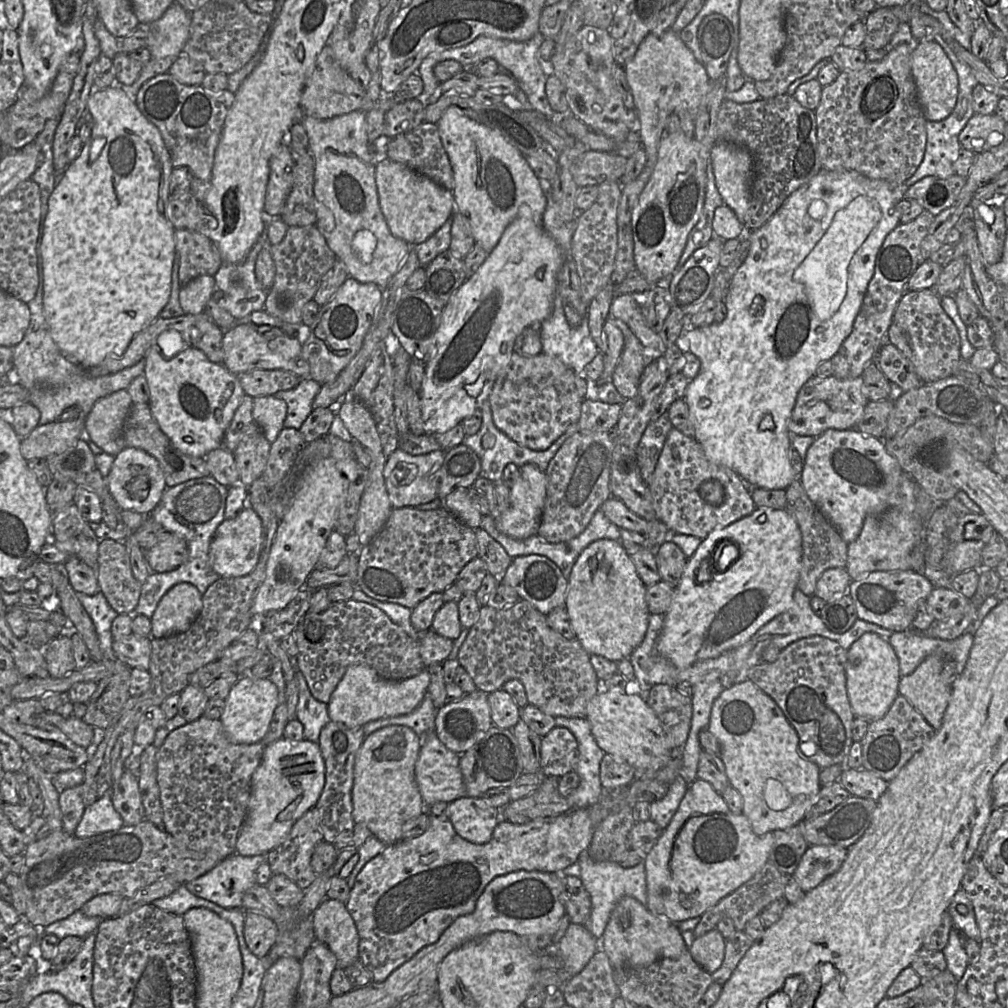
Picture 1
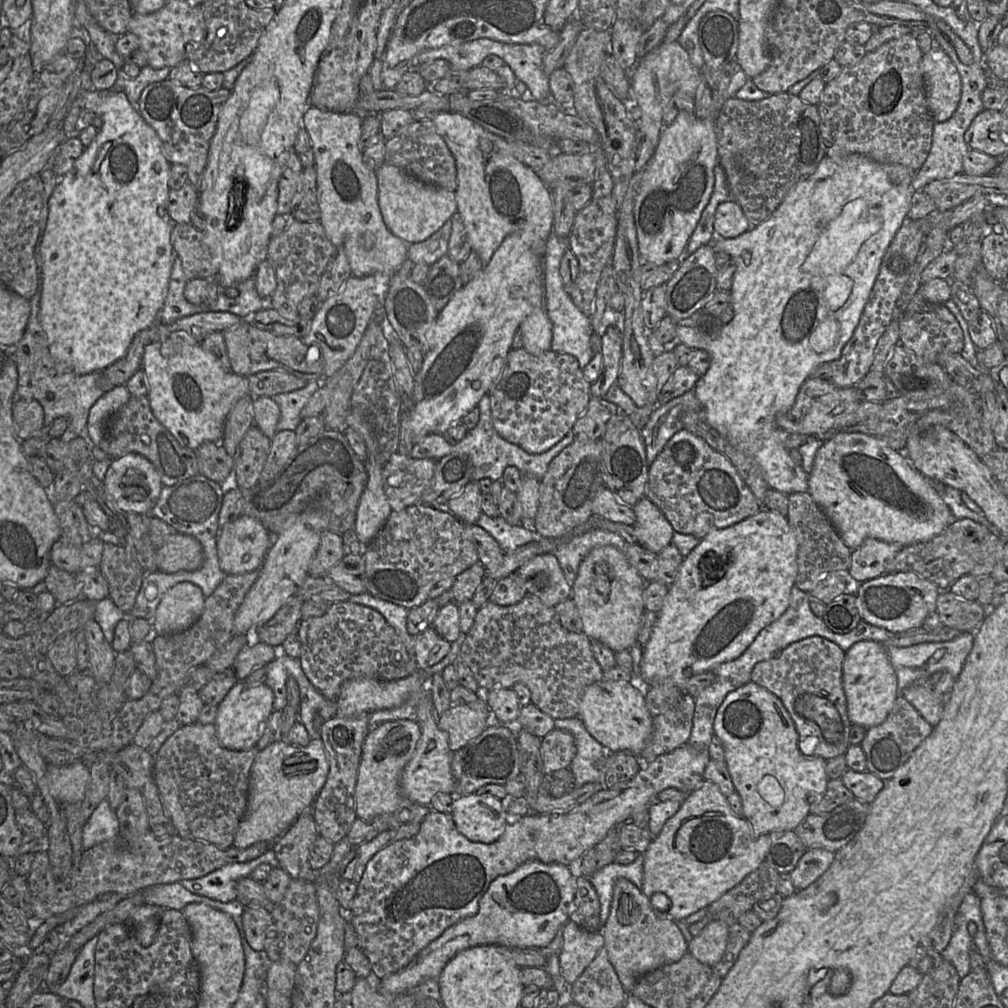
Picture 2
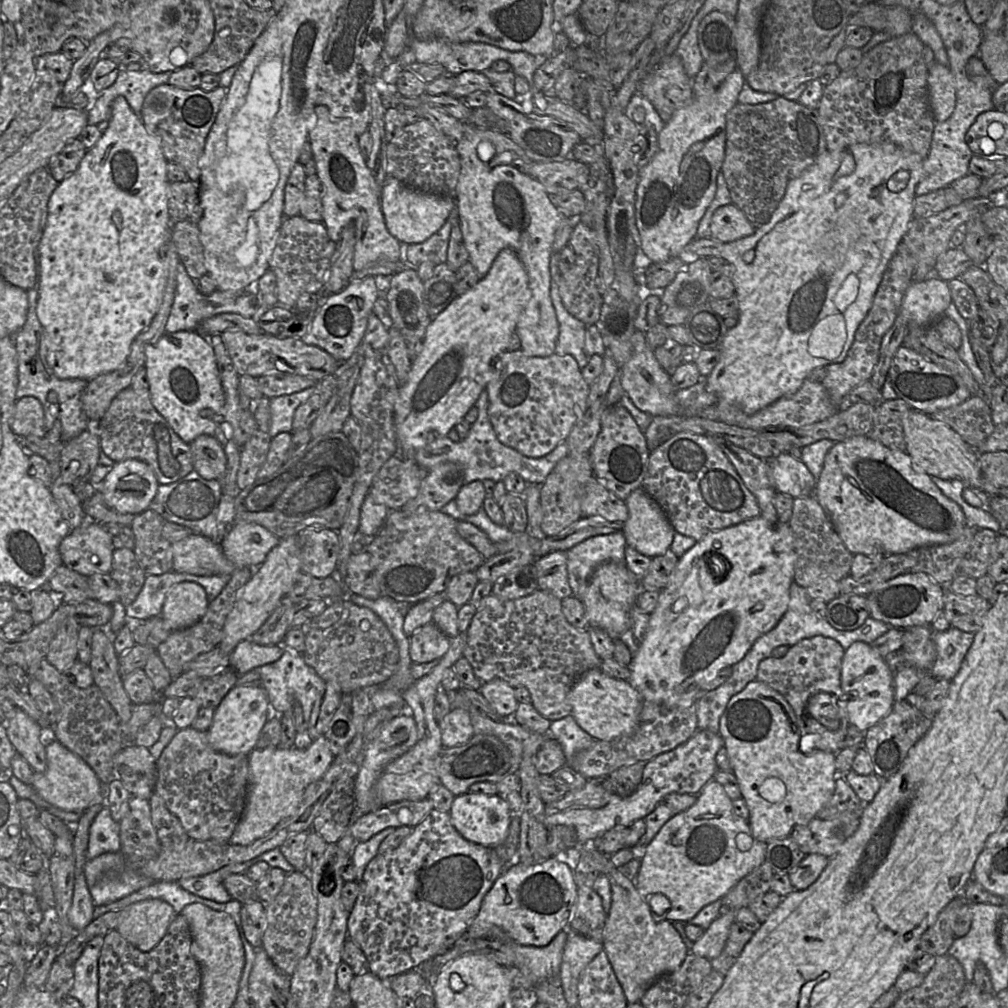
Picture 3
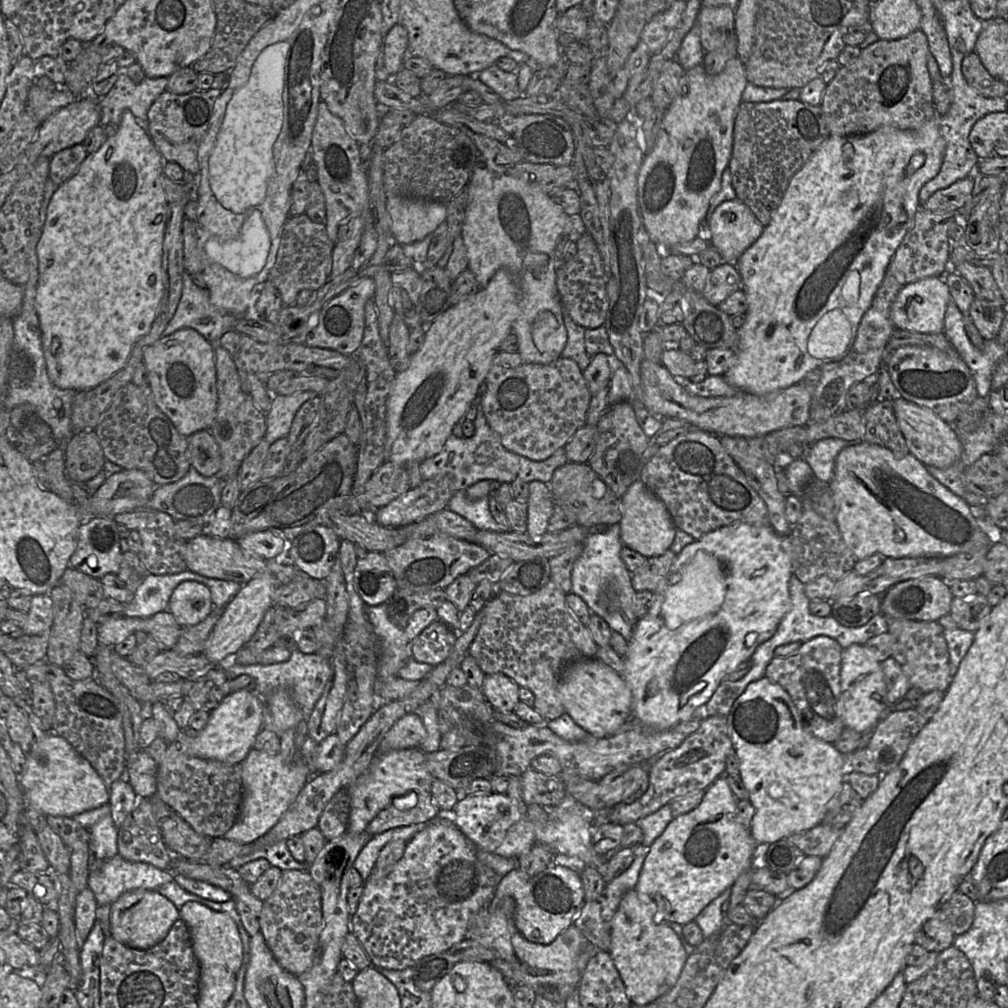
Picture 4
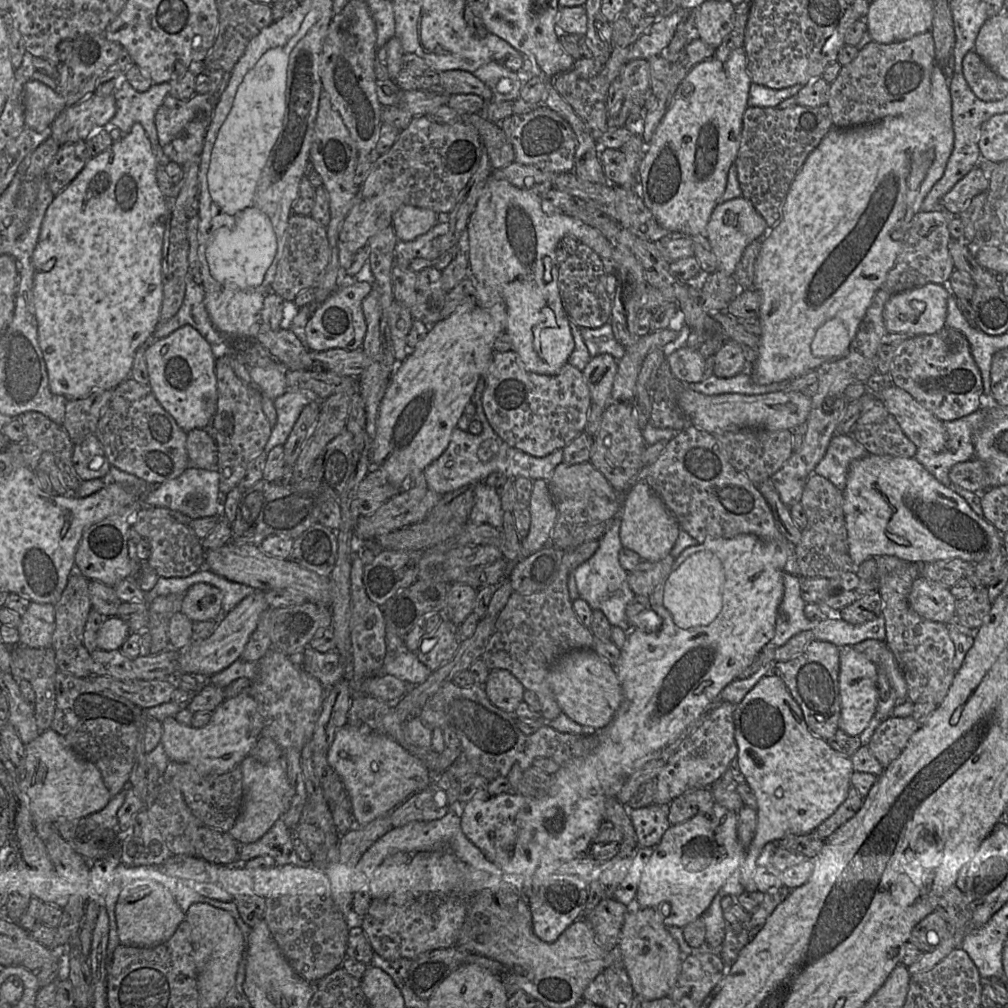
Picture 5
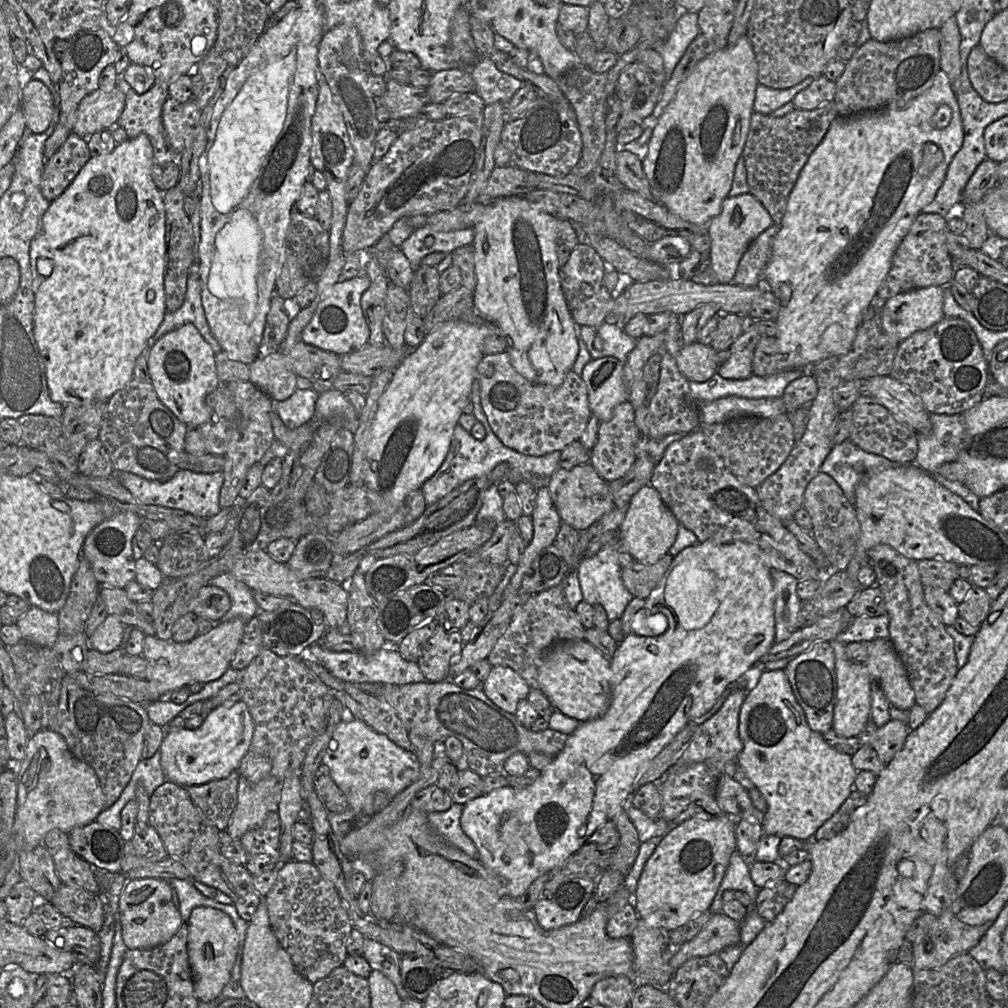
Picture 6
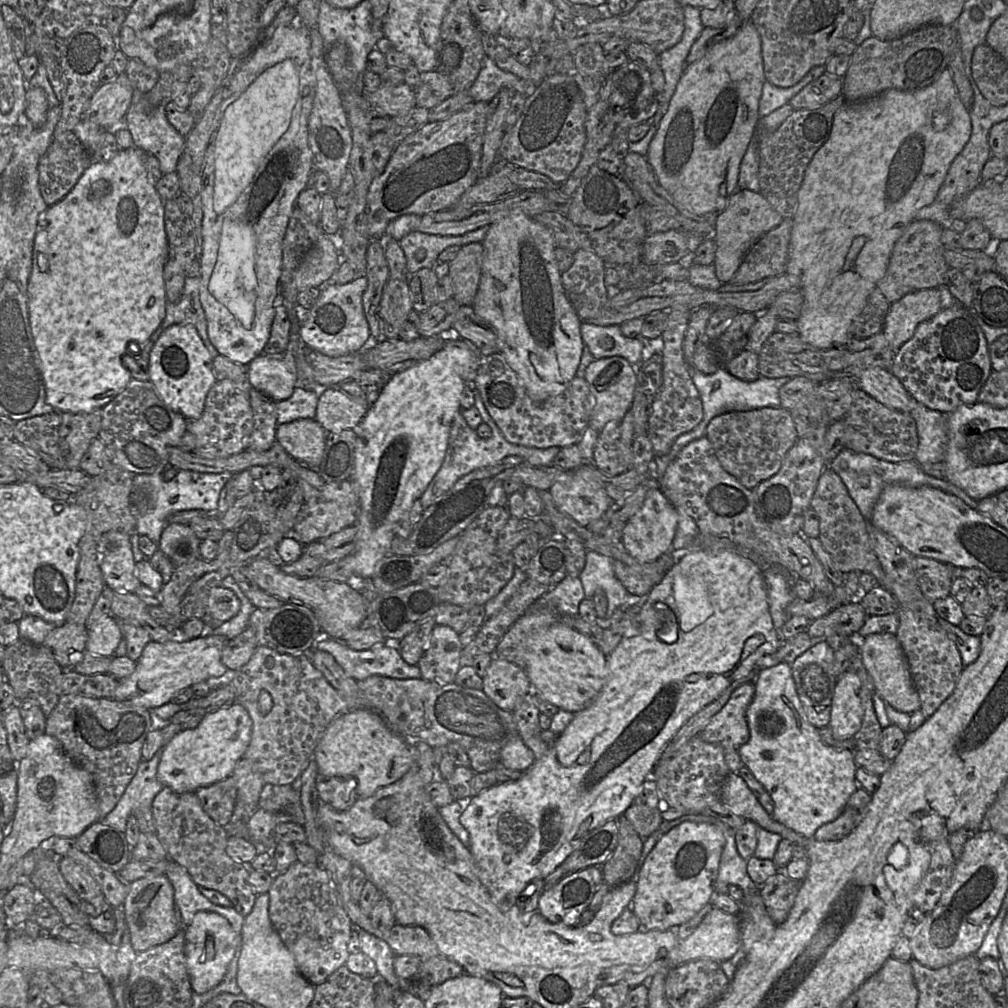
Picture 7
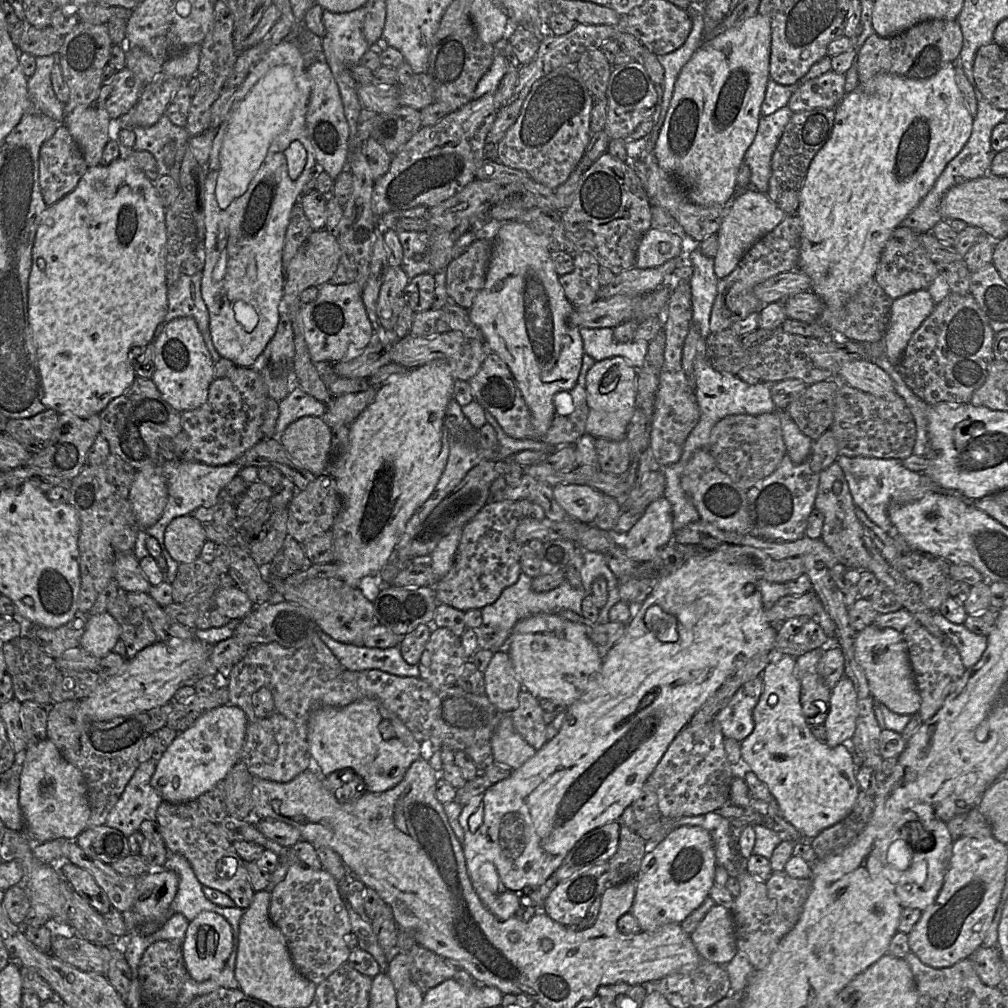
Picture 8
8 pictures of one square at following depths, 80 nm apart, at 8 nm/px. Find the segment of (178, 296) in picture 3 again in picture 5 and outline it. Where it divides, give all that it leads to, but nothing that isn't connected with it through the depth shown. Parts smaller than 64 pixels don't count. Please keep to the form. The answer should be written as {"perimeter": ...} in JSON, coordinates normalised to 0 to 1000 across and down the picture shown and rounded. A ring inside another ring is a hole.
{"perimeter":[[[188,270],[185,272],[185,289],[178,309],[163,321],[157,322],[152,336],[163,335],[184,321],[195,326],[209,342],[218,343],[218,350],[230,349],[225,334],[208,317],[203,304],[201,283],[195,282]]]}

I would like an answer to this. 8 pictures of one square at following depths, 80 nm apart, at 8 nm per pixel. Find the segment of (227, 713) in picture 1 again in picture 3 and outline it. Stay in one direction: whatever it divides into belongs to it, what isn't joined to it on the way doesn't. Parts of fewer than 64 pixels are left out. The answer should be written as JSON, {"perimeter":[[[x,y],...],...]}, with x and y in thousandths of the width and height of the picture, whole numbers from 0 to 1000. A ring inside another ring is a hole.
{"perimeter":[[[233,680],[212,705],[210,718],[205,724],[207,739],[225,749],[247,747],[254,742],[257,728],[270,708],[267,694],[259,681]]]}

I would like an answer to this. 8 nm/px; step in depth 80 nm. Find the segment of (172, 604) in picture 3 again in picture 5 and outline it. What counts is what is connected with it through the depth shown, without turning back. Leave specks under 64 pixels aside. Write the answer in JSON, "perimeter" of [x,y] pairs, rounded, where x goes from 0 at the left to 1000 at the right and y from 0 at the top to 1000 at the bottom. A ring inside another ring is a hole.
{"perimeter":[[[194,578],[183,589],[180,608],[191,617],[215,615],[220,611],[219,585],[205,578]]]}

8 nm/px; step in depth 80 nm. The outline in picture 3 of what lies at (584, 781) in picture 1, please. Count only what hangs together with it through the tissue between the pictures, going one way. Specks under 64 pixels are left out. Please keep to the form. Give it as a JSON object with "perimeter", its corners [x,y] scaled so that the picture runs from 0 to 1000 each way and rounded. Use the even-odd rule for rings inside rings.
{"perimeter":[[[567,709],[547,715],[543,730],[556,737],[563,758],[573,746],[585,742],[590,736],[590,733],[572,718]]]}

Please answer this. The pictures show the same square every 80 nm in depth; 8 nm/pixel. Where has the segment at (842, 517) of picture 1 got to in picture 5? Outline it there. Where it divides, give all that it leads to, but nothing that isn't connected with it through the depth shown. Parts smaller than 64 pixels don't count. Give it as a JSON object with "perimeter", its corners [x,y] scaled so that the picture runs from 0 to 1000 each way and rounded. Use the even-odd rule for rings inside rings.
{"perimeter":[[[861,450],[848,456],[842,462],[835,489],[840,541],[849,563],[861,554],[875,551],[910,560],[946,554],[971,559],[995,548],[994,530],[977,514],[970,512],[955,493],[933,479],[908,454]]]}

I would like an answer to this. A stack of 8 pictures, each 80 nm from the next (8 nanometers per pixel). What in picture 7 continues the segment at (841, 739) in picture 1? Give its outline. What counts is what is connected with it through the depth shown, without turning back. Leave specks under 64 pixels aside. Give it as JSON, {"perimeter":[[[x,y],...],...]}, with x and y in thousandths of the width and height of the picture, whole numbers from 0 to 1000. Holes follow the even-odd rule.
{"perimeter":[[[818,634],[812,637],[785,659],[786,671],[791,688],[796,697],[802,716],[811,723],[820,721],[823,716],[825,691],[830,676],[826,670],[827,645]]]}

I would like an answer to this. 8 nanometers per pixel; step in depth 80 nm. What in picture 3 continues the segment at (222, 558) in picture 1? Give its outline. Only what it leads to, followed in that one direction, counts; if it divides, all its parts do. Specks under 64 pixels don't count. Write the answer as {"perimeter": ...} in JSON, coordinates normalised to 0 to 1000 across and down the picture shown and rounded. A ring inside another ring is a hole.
{"perimeter":[[[249,518],[233,519],[228,528],[218,536],[222,551],[236,564],[254,564],[264,555],[266,549],[277,539],[278,535],[263,523]]]}

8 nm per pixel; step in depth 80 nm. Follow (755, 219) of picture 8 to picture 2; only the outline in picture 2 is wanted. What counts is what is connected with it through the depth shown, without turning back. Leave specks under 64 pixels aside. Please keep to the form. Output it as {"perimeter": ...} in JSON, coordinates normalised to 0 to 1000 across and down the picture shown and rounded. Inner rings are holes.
{"perimeter":[[[728,198],[714,201],[709,210],[707,234],[729,236],[744,227],[743,219]]]}

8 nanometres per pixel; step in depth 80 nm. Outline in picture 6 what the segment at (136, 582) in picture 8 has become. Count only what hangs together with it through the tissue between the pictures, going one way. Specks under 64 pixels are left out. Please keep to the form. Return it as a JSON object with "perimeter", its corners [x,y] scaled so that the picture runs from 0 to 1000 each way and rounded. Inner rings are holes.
{"perimeter":[[[120,507],[101,517],[84,534],[81,553],[88,557],[94,573],[100,580],[123,584],[134,574],[135,556],[131,548],[131,535],[139,524],[140,516],[141,514],[131,507]]]}

